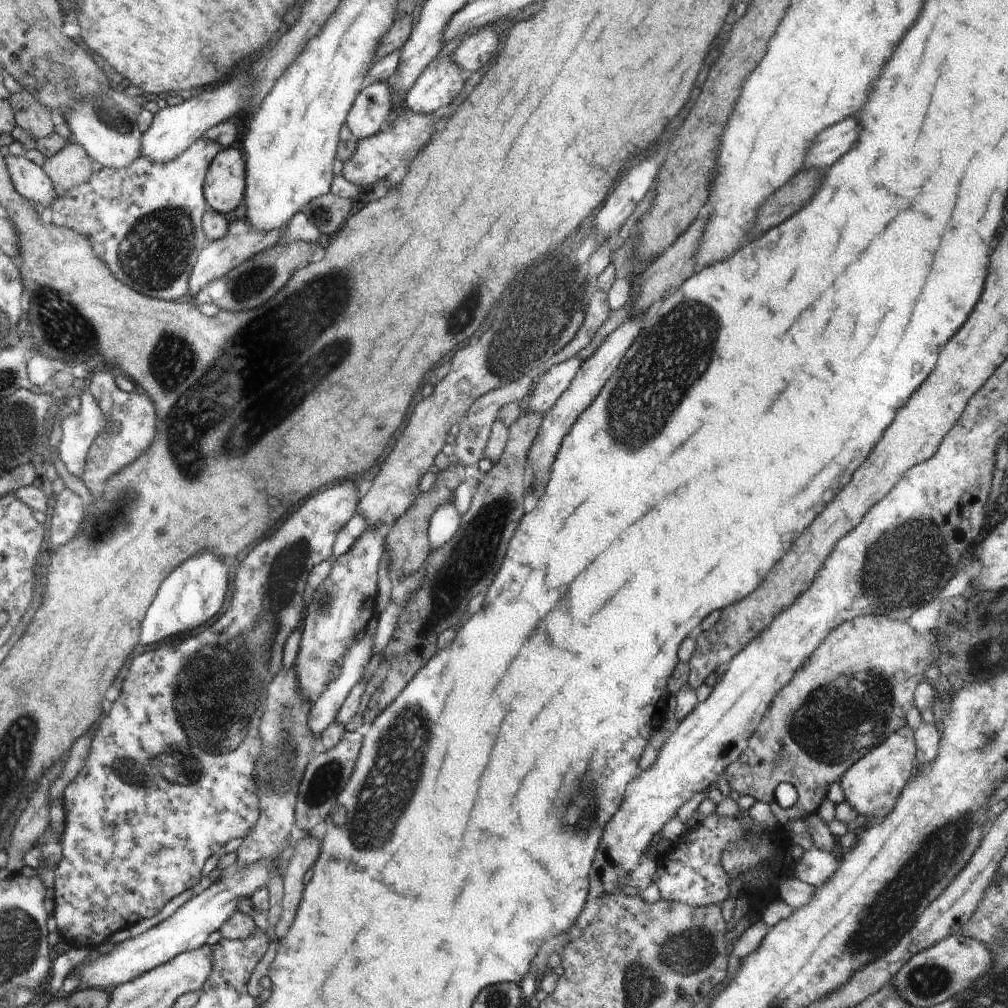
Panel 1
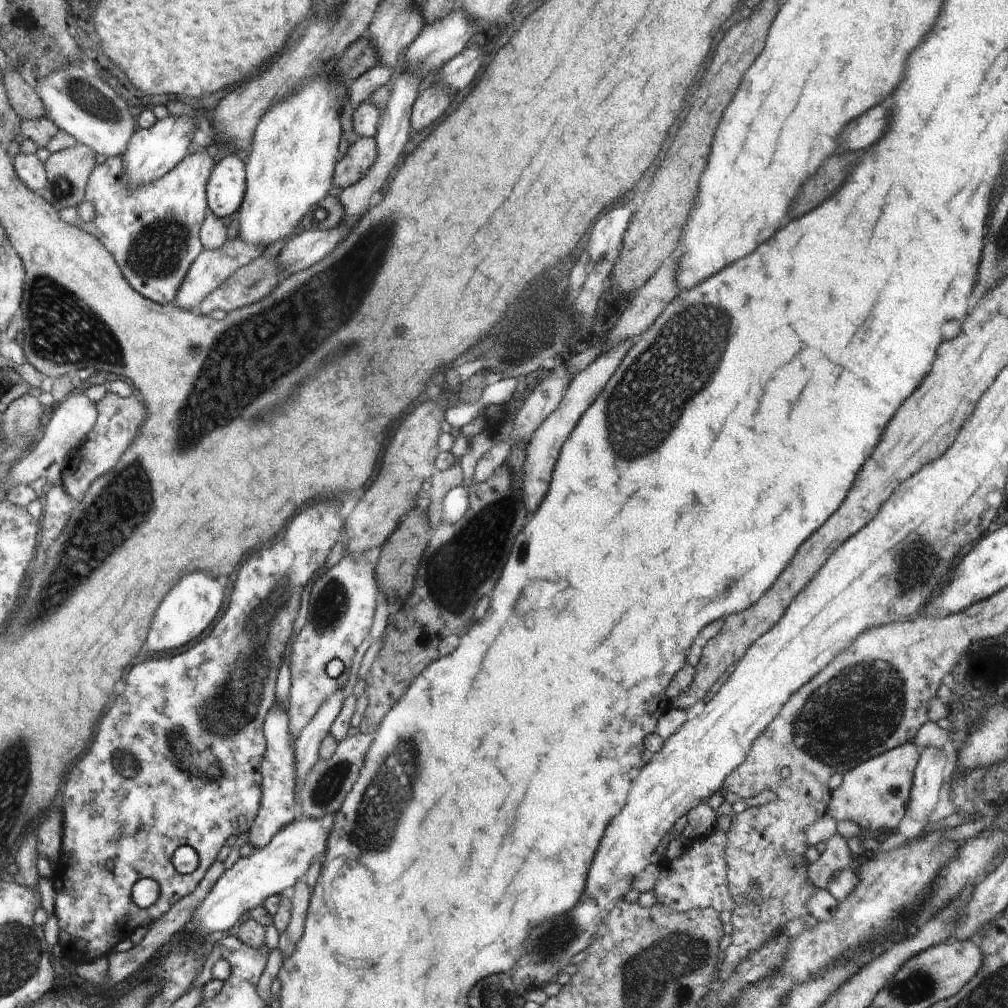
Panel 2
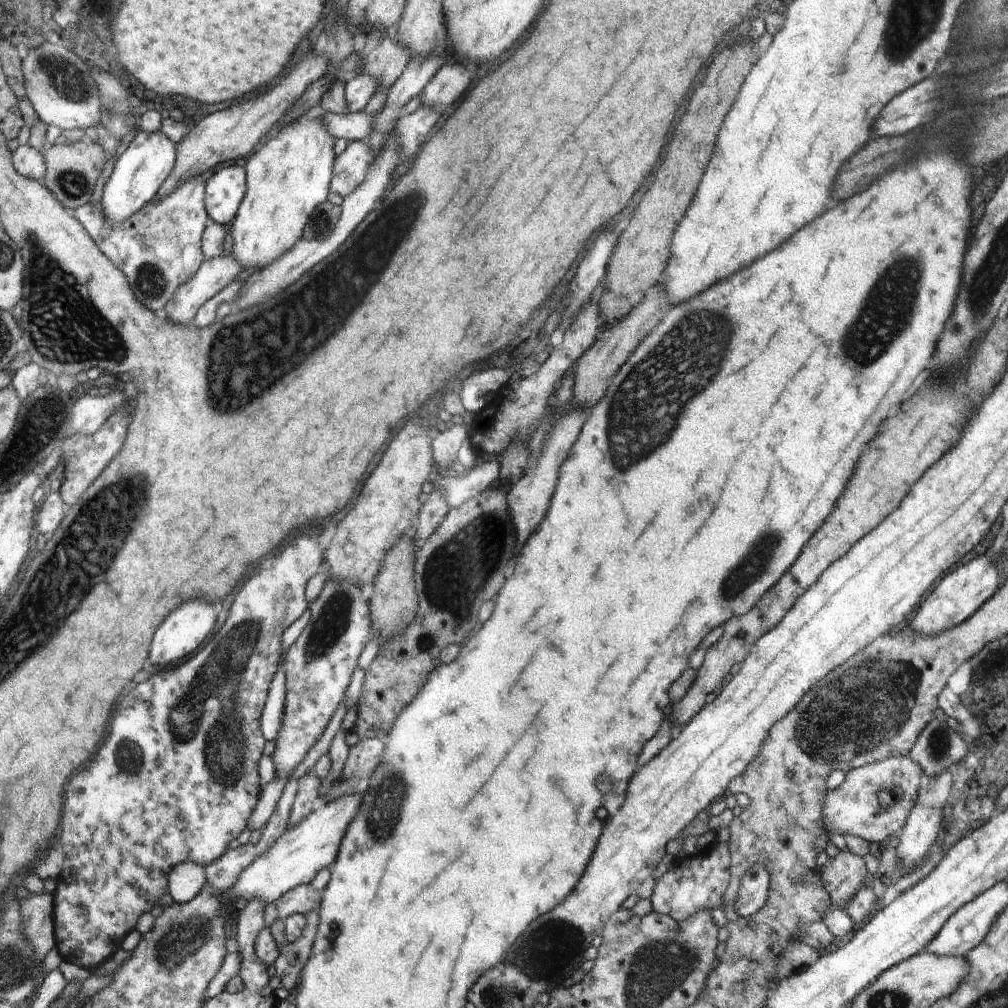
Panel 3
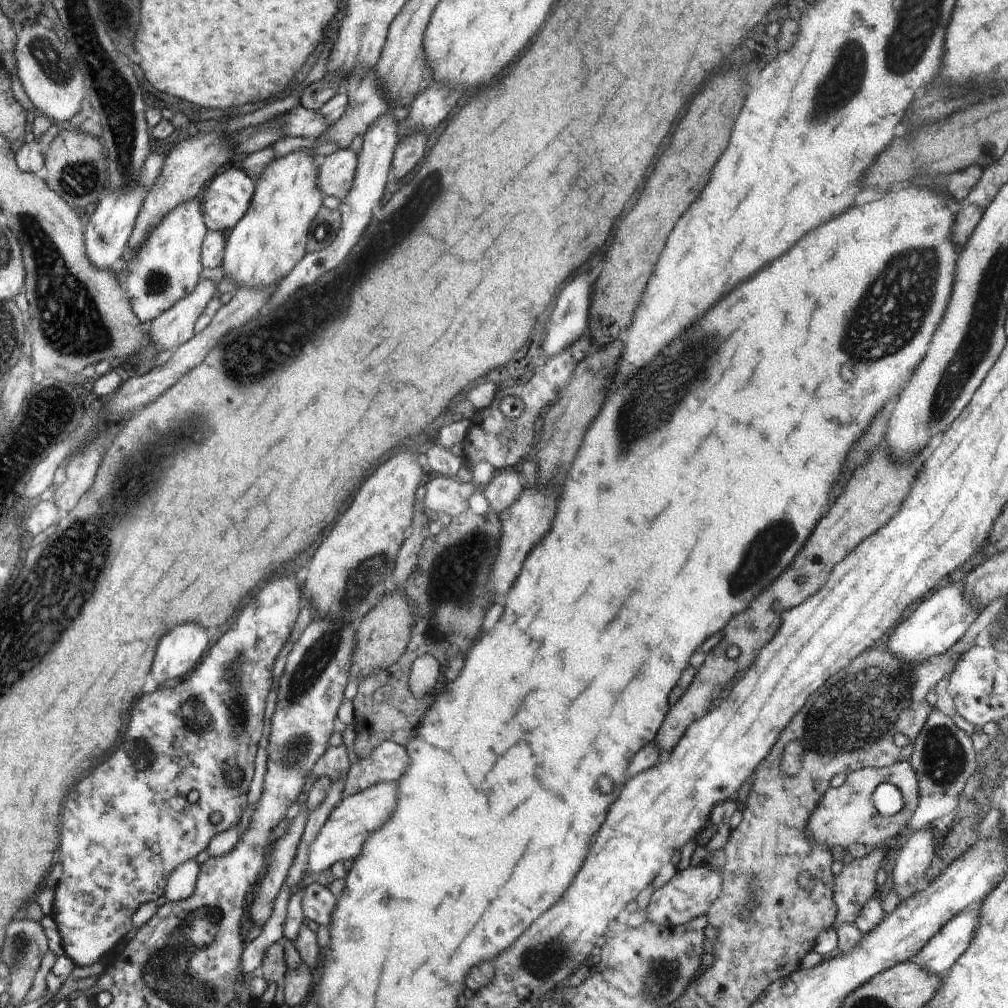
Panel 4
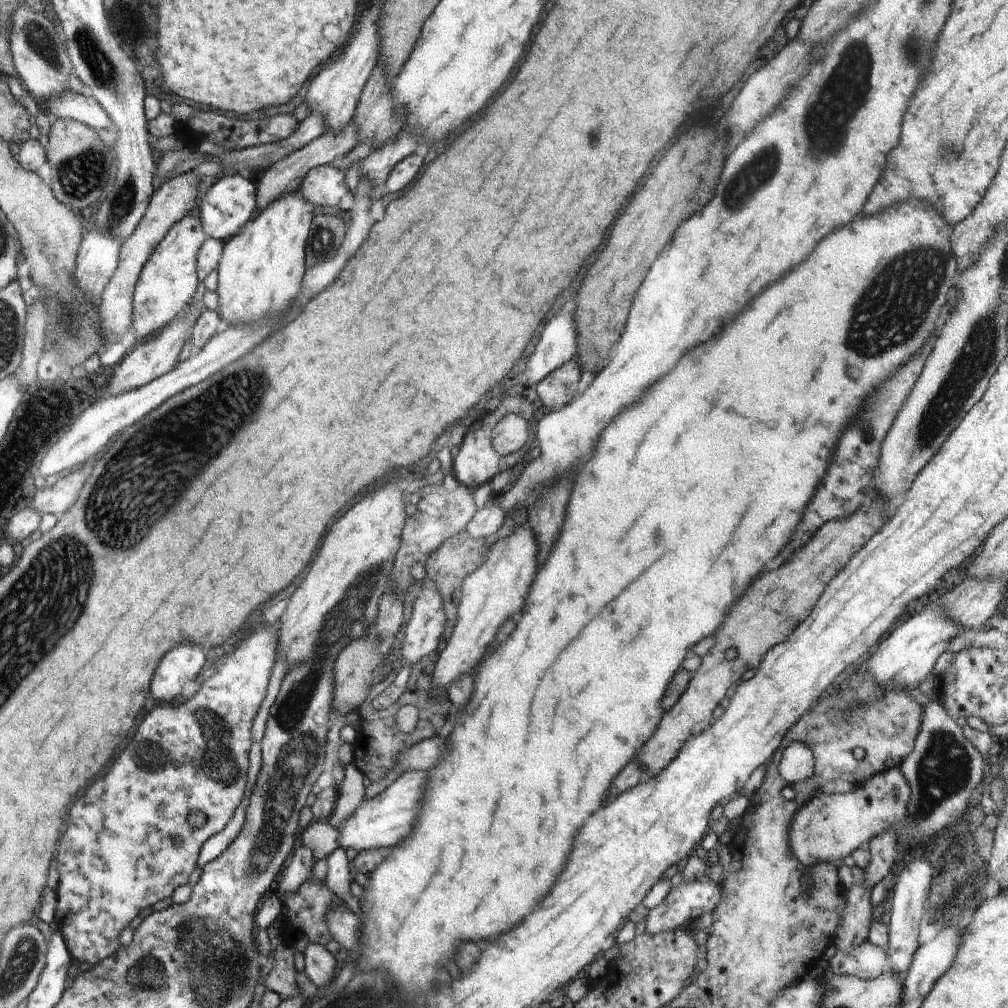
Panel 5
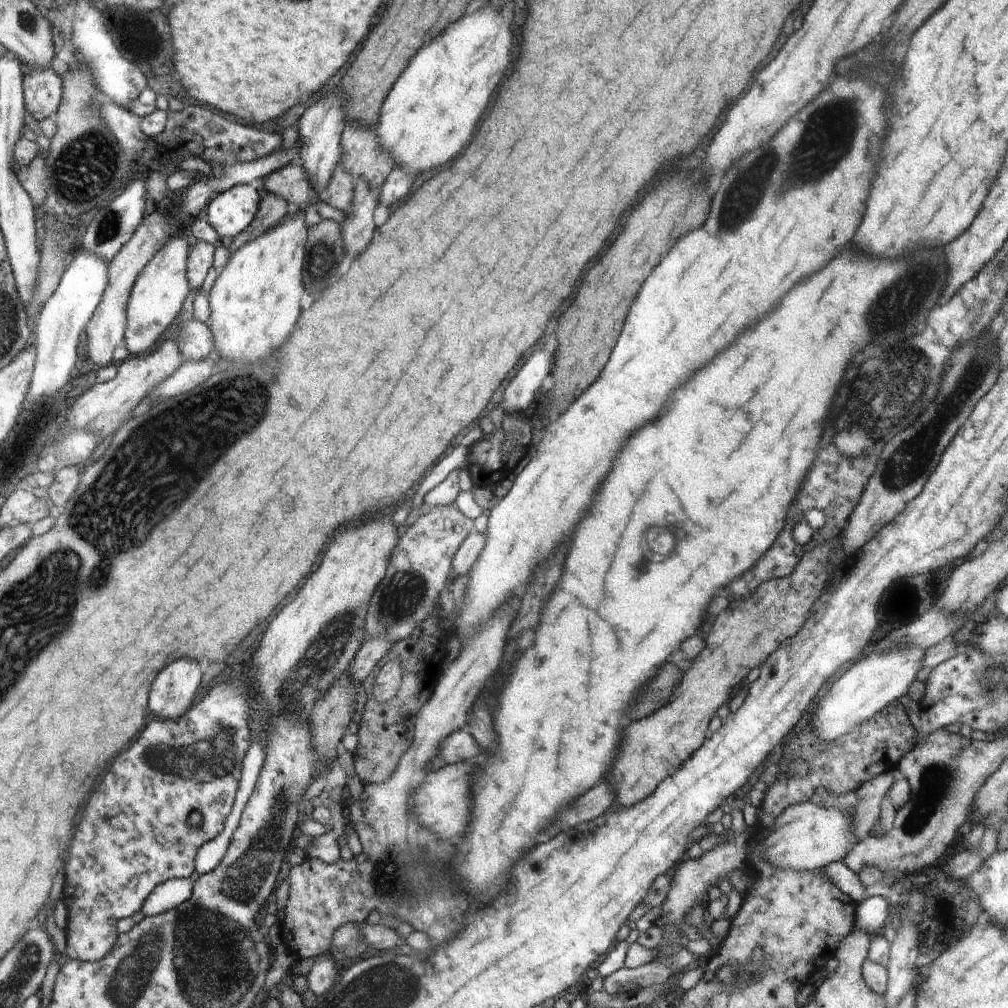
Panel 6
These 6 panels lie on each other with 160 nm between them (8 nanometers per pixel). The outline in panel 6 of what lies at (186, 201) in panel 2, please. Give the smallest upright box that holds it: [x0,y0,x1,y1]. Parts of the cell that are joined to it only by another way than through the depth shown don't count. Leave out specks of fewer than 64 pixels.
[123,237,190,357]

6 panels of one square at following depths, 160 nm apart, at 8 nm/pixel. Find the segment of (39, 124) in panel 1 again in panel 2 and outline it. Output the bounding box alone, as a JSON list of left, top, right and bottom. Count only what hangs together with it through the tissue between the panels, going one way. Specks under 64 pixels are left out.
[4,66,46,120]

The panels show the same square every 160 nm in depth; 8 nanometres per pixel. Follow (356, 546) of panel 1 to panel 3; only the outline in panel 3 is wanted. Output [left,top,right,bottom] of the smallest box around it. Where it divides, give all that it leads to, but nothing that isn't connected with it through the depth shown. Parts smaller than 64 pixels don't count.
[271,579,373,778]

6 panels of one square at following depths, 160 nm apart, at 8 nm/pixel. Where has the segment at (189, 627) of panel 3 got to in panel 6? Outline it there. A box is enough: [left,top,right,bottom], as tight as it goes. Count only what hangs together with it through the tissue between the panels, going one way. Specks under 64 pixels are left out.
[152,660,200,721]

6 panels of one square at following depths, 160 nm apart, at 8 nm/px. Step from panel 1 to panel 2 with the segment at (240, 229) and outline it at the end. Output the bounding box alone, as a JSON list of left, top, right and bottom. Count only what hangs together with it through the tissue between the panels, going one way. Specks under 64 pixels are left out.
[175,237,264,311]

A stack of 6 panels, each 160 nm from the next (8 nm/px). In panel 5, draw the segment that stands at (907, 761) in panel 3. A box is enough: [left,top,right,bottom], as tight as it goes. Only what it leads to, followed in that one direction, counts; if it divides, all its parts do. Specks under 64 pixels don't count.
[788,767,911,867]

